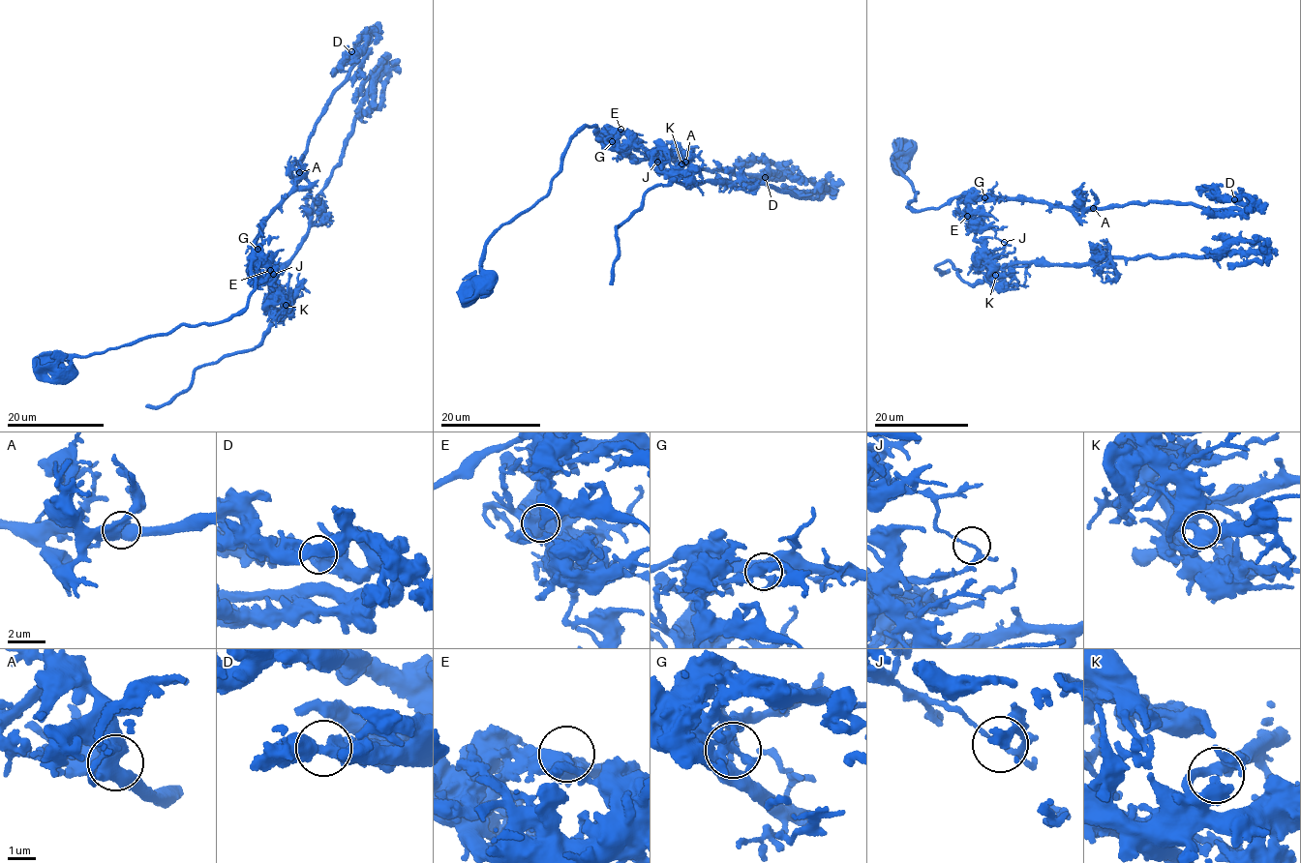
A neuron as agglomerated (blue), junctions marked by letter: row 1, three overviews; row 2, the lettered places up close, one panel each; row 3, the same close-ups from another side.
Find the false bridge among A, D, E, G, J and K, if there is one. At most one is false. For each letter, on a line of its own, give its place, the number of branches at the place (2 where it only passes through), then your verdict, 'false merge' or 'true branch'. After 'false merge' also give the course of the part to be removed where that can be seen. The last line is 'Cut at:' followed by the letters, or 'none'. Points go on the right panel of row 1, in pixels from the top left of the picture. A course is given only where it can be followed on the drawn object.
A: at (1093, 208); 3 branches meet; true branch
D: at (1234, 199); 2 branches meet; true branch
E: at (967, 216); 2 branches meet; true branch
G: at (984, 197); 4 branches meet; true branch
J: at (1004, 242); 3 branches meet; false merge; foreign part runs (1004, 241), (989, 252), (995, 266), (1208, 257), (1264, 243), (1242, 239), (1213, 252), (1200, 250)
K: at (995, 275); 3 branches meet; true branch
Cut at: J

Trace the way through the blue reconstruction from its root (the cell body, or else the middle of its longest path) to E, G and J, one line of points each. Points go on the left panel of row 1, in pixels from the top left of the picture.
E: (64, 371), (75, 356), (238, 313), (253, 291), (252, 262), (270, 270)
G: (64, 371), (75, 356), (238, 313), (253, 291), (250, 269), (257, 249)
J: (64, 371), (75, 356), (238, 313), (253, 291), (248, 265), (263, 278), (273, 273)

